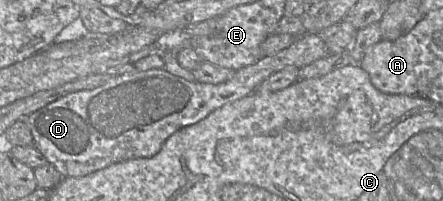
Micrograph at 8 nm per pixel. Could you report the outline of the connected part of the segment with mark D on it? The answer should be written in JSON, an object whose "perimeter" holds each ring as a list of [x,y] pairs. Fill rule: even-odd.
{"perimeter":[[[305,33],[297,37],[289,47],[274,55],[262,57],[254,64],[237,69],[230,79],[219,84],[188,81],[170,73],[165,68],[112,75],[102,86],[62,96],[31,113],[25,121],[34,139],[33,146],[55,166],[63,177],[83,177],[114,163],[155,156],[160,152],[164,142],[176,131],[201,121],[227,103],[248,96],[273,73],[286,66],[296,66],[300,69],[328,54],[328,48],[319,34]]]}

